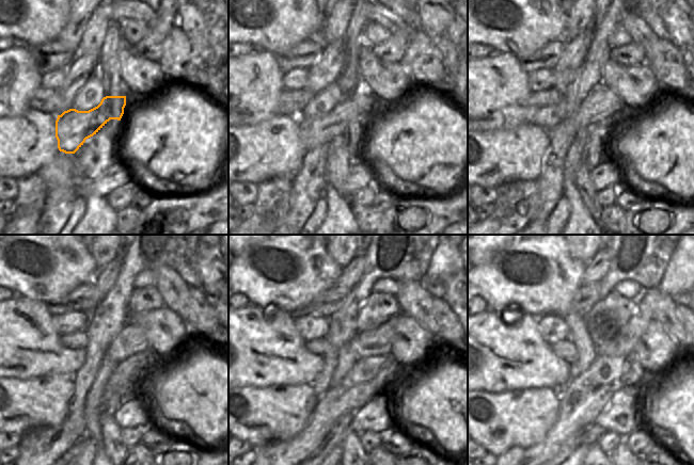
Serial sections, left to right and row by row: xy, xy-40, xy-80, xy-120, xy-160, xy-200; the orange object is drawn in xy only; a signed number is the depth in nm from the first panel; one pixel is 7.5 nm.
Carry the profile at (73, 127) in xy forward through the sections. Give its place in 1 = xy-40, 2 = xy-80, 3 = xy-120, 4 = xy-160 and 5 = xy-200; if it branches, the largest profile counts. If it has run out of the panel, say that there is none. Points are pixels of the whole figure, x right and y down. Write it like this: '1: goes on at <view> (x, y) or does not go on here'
1: goes on at xy-40 (314, 131)
2: goes on at xy-80 (601, 105)
3: goes on at xy-120 (131, 340)
4: goes on at xy-160 (377, 341)
5: goes on at xy-200 (637, 324)

